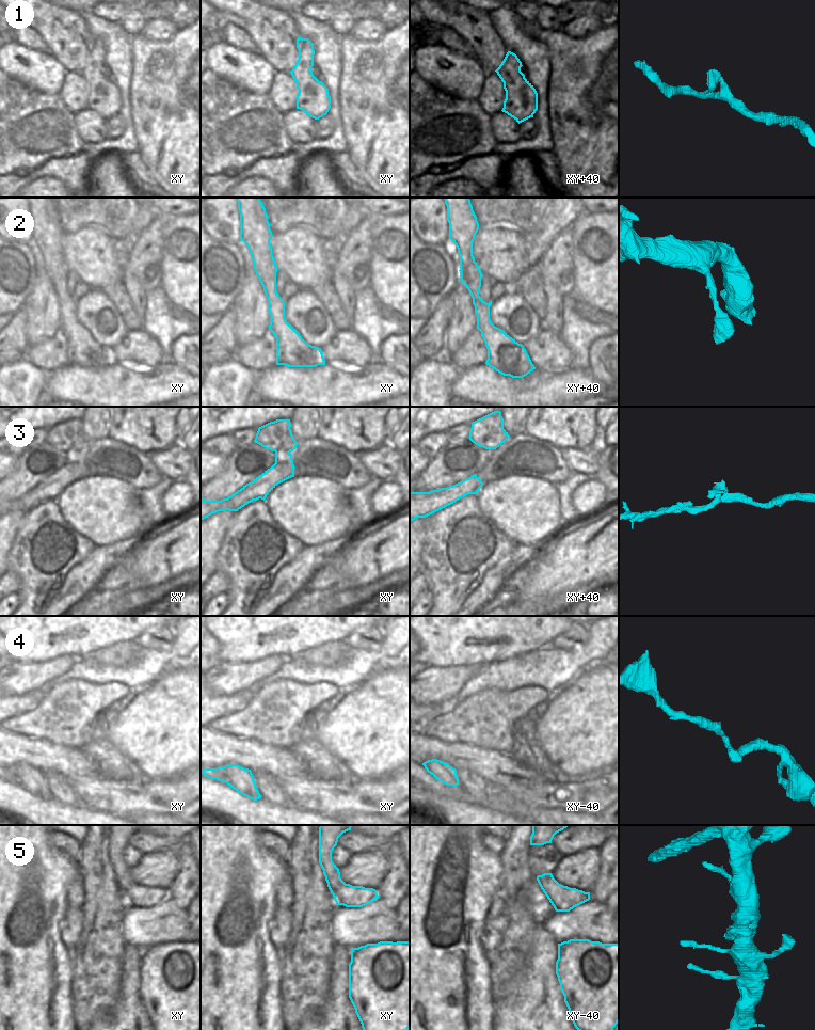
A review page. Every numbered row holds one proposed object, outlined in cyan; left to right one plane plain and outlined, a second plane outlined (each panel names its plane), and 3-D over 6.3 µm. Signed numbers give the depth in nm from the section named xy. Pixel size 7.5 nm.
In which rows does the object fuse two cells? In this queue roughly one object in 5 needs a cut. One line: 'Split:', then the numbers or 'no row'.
Split: 3

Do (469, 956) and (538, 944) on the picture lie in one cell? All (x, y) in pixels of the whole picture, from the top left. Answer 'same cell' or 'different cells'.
different cells

